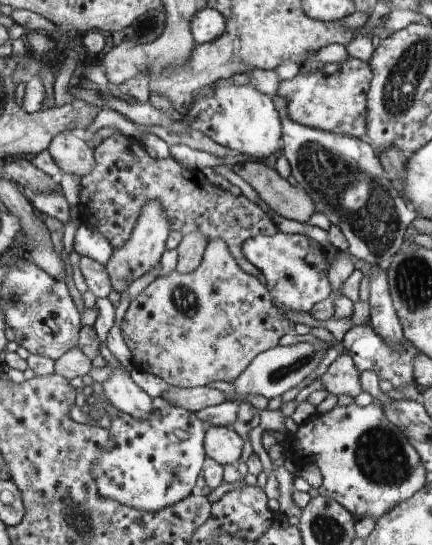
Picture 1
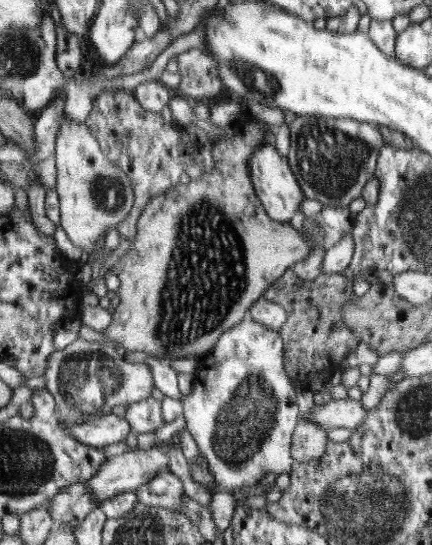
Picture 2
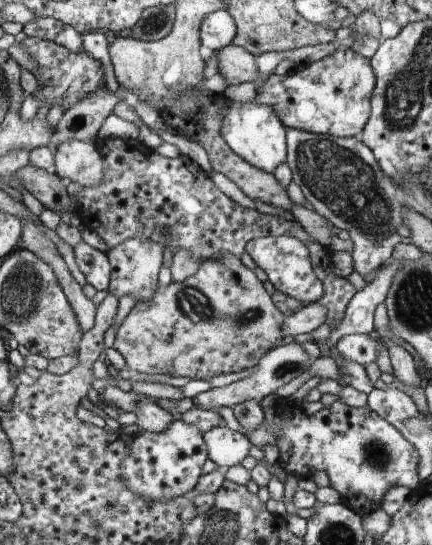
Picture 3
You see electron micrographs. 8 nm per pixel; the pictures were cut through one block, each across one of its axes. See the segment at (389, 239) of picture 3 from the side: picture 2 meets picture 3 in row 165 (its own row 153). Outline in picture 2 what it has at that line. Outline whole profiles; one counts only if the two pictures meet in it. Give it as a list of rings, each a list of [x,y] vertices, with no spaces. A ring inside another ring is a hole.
[[[296,115],[290,123],[290,161],[292,172],[299,179],[305,198],[318,200],[323,208],[348,208],[352,200],[360,198],[364,187],[376,172],[385,138],[378,125],[354,119],[330,119],[328,116]]]

